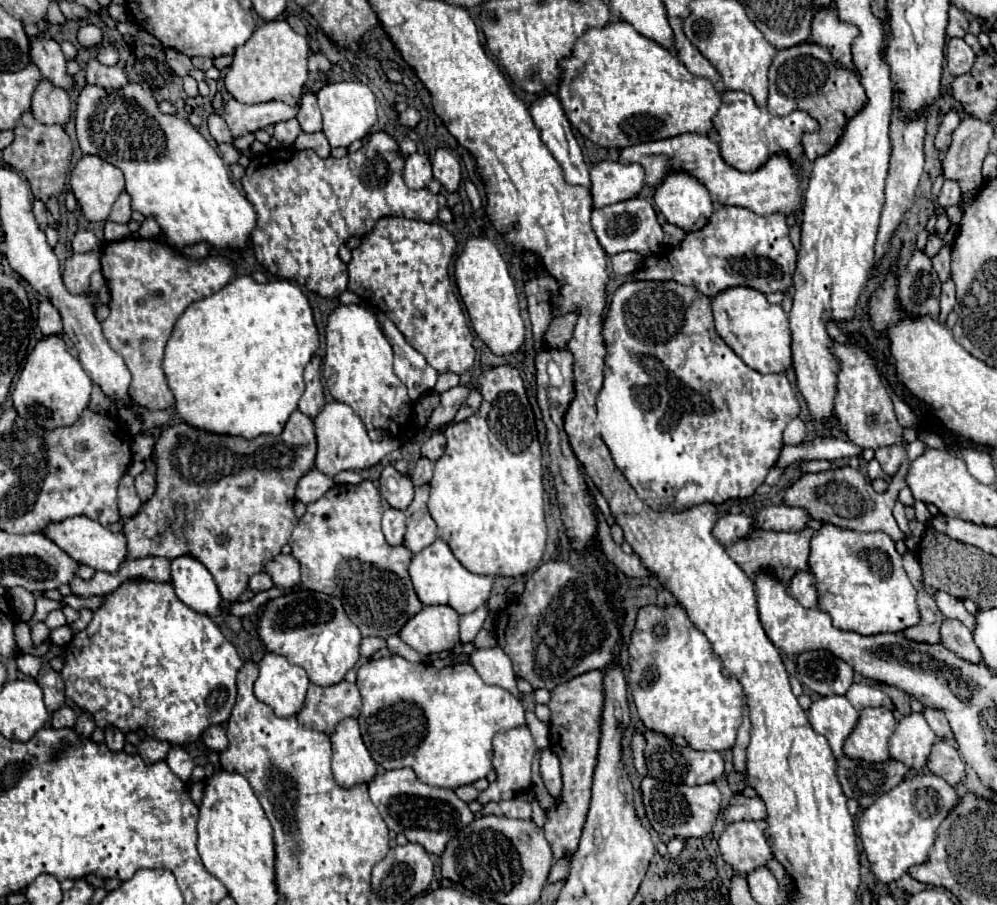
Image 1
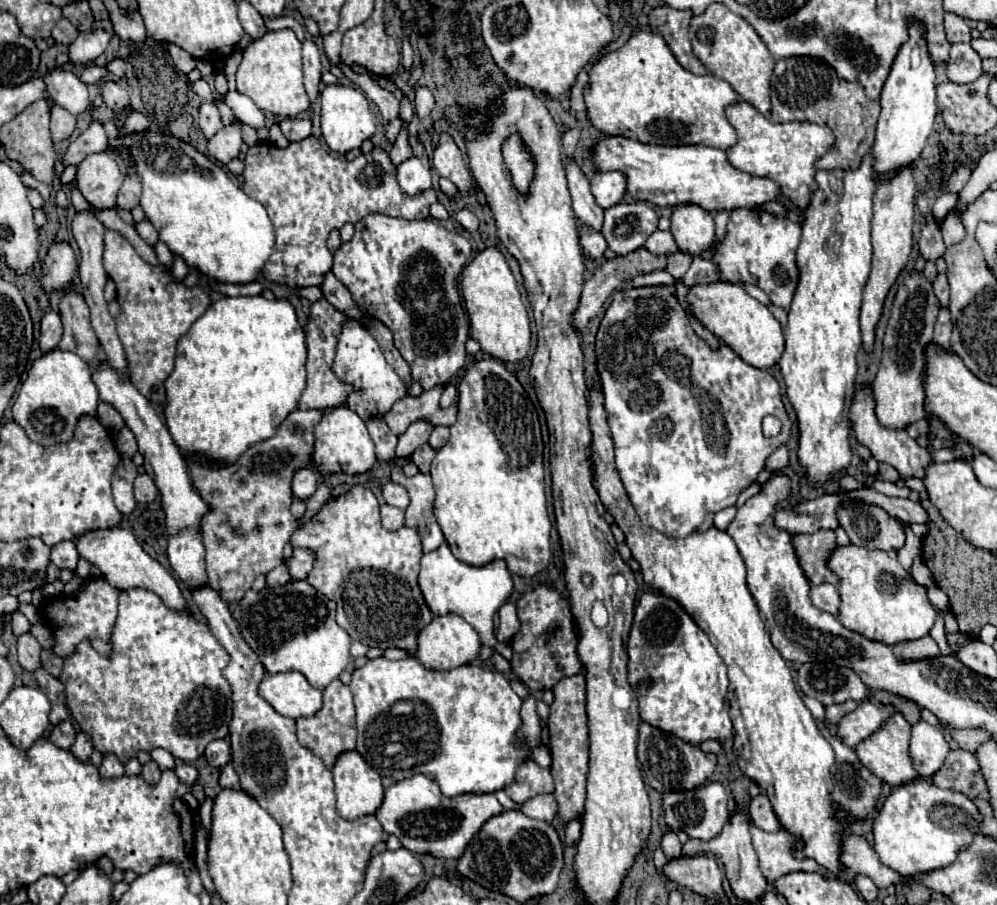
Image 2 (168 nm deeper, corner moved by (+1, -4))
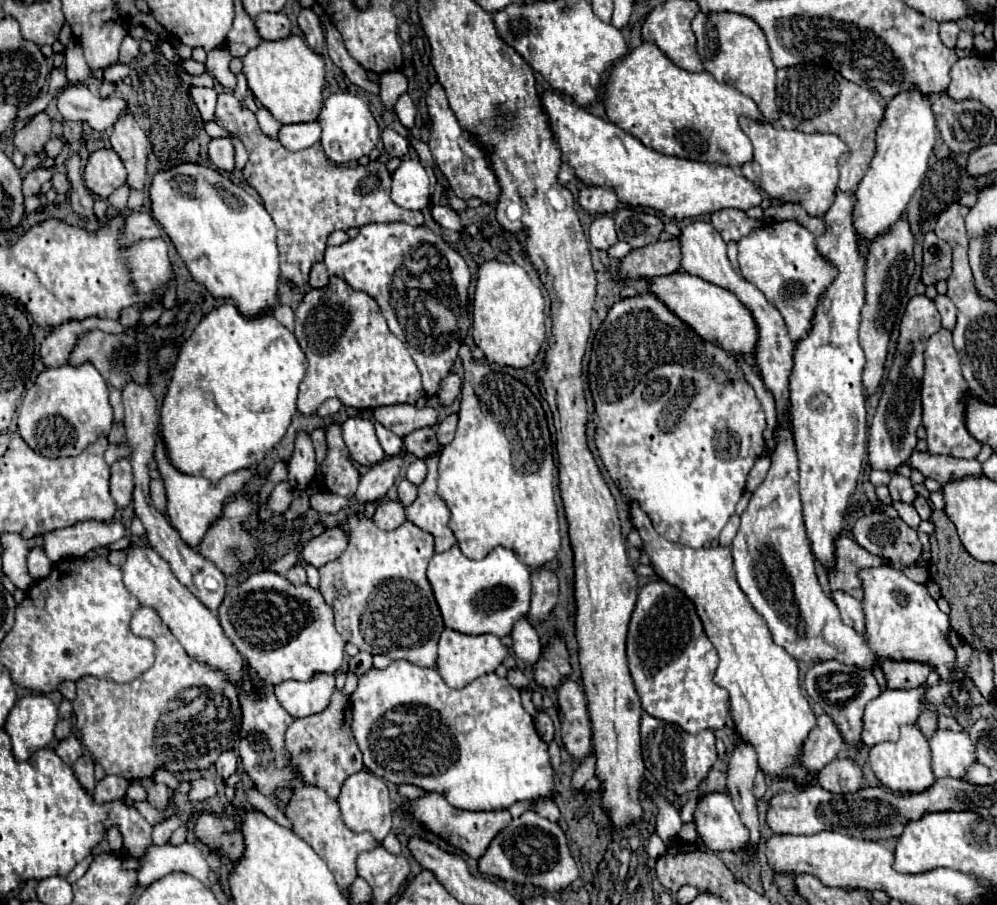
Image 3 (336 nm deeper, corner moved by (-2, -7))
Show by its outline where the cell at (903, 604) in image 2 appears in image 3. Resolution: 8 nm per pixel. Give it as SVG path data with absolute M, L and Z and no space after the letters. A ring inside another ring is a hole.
M877 567L859 571L863 581L863 611L867 625L867 643L879 659L911 659L931 663L939 679L947 679L955 669L955 649L949 645L949 617L937 607L925 585L917 585L903 571Z

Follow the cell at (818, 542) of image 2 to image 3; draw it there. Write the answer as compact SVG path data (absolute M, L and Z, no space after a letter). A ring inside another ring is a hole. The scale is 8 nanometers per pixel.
M847 535L837 537L835 541L835 561L837 569L829 573L829 583L833 591L845 591L857 601L863 601L863 587L859 579L859 571L867 567L881 567L881 565L891 565L891 561L881 559L877 555L871 555L865 551L857 541L853 541Z

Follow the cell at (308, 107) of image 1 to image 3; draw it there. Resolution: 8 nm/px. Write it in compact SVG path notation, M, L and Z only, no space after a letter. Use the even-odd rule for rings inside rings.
M301 7L297 23L299 23L299 27L301 27L303 35L305 35L307 45L311 49L315 49L317 53L321 53L321 49L325 45L325 37L323 37L323 25L321 25L319 15L313 9L303 9Z

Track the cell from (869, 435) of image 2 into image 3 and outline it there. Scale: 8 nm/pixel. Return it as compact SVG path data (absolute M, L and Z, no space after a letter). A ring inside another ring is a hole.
M913 451L909 459L911 469L919 469L925 477L931 477L939 483L949 483L963 477L981 477L981 463L977 459L955 459L949 455L929 455Z

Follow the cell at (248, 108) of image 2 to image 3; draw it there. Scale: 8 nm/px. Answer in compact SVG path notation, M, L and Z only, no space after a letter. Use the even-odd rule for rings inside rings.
M223 45L223 47L217 47L215 51L209 51L207 53L207 71L213 73L213 77L225 85L225 87L235 87L237 81L235 81L235 75L231 73L229 69L229 61L231 61L231 53L229 53L229 47Z

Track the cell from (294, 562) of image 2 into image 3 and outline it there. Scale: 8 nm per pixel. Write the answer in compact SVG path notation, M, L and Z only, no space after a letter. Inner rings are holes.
M343 527L327 529L323 535L319 535L307 543L307 547L303 549L303 557L309 565L319 569L325 563L335 561L345 551L347 539L349 539L349 535Z

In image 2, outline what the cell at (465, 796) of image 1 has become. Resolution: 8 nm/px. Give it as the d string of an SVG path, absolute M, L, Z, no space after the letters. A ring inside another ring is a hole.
M576 674L570 678L560 680L554 686L554 702L550 706L550 720L548 720L548 748L552 754L552 778L554 778L554 798L558 804L558 818L562 824L568 824L574 818L580 818L584 812L584 798L586 798L586 776L588 776L588 716L586 716L586 680L584 674Z

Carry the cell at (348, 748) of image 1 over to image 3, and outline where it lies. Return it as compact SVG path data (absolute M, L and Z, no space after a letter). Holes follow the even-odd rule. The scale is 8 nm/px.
M359 771L351 775L341 789L341 795L337 799L341 807L341 817L343 823L353 831L353 833L371 833L377 843L385 839L385 835L391 831L391 801L389 801L389 791L385 783L375 777L369 771Z

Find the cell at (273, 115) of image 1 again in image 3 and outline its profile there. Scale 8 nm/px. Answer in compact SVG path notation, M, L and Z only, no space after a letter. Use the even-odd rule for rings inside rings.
M227 137L211 139L211 143L209 143L209 159L219 169L233 171L233 145L231 145L231 141Z

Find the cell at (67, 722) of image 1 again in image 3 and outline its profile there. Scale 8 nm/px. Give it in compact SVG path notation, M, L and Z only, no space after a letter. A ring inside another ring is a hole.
M71 735L71 737L63 739L63 741L59 741L55 753L57 753L67 765L73 765L73 763L83 755L83 749L81 749L81 743L77 741L77 737Z

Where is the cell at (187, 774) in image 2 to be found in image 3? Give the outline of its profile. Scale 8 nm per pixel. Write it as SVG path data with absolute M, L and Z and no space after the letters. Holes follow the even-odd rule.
M195 779L193 781L193 787L191 787L191 793L189 793L189 799L191 801L203 801L203 799L209 799L217 793L217 787L211 779Z

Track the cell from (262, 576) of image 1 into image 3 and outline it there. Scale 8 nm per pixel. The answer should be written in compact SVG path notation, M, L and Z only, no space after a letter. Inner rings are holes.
M301 565L291 567L285 577L287 577L293 585L305 585L305 583L307 583L307 573L305 573L305 567L301 567Z

